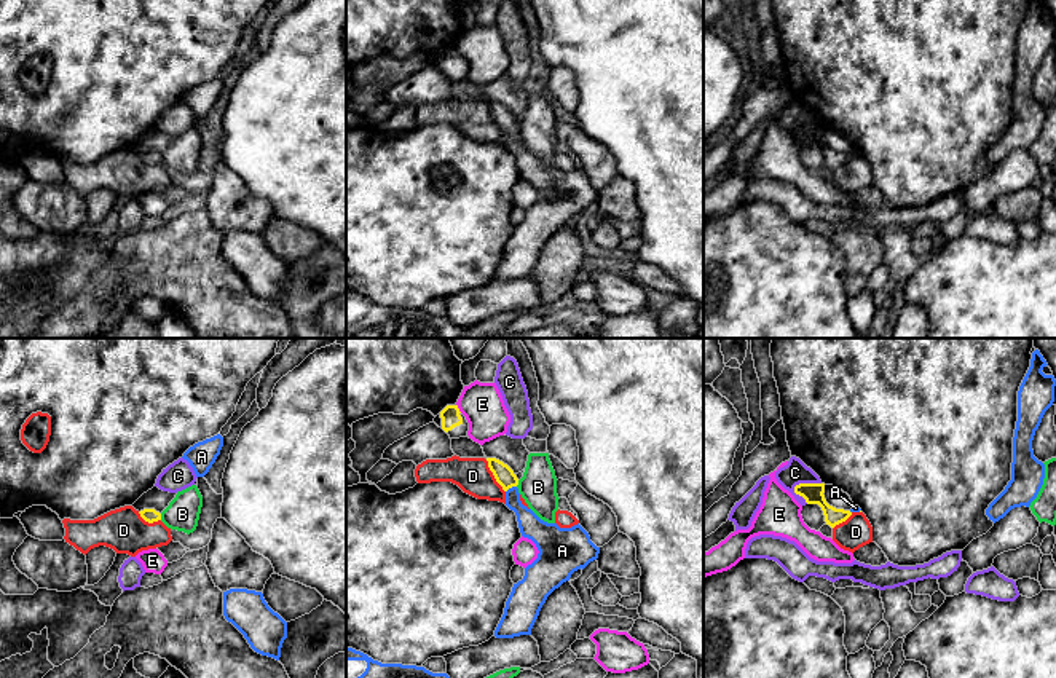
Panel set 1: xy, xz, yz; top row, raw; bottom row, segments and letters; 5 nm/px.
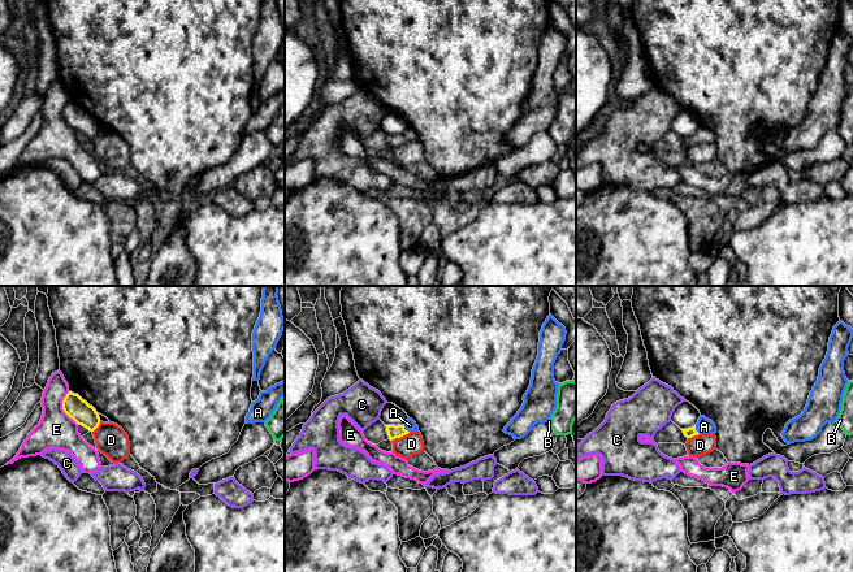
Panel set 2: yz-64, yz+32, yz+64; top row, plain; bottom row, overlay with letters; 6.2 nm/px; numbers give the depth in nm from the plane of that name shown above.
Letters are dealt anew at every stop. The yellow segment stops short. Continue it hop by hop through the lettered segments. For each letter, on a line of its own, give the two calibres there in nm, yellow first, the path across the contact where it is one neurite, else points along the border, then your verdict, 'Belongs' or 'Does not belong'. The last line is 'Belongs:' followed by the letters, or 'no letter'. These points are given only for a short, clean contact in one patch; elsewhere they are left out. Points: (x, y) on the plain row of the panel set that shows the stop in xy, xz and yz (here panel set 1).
A: Thickness 100 nm (yellow) against 120 nm. Path across: xz (504, 118), (511, 130), (512, 144), (531, 169). Belongs
B: Thickness 70 nm (yellow) against 170 nm. Boundary: xy (160, 157), (161, 161). Does not belong
C: Thickness 100 nm (yellow) against 120 nm. Does not belong
D: Thickness 100 nm (yellow) against 180 nm. Boundary: xz (485, 102), (495, 123), (504, 134). Does not belong
E: Thickness 100 nm (yellow) against 220 nm. Boundary: xz (457, 47), (461, 55). Does not belong
Belongs: A

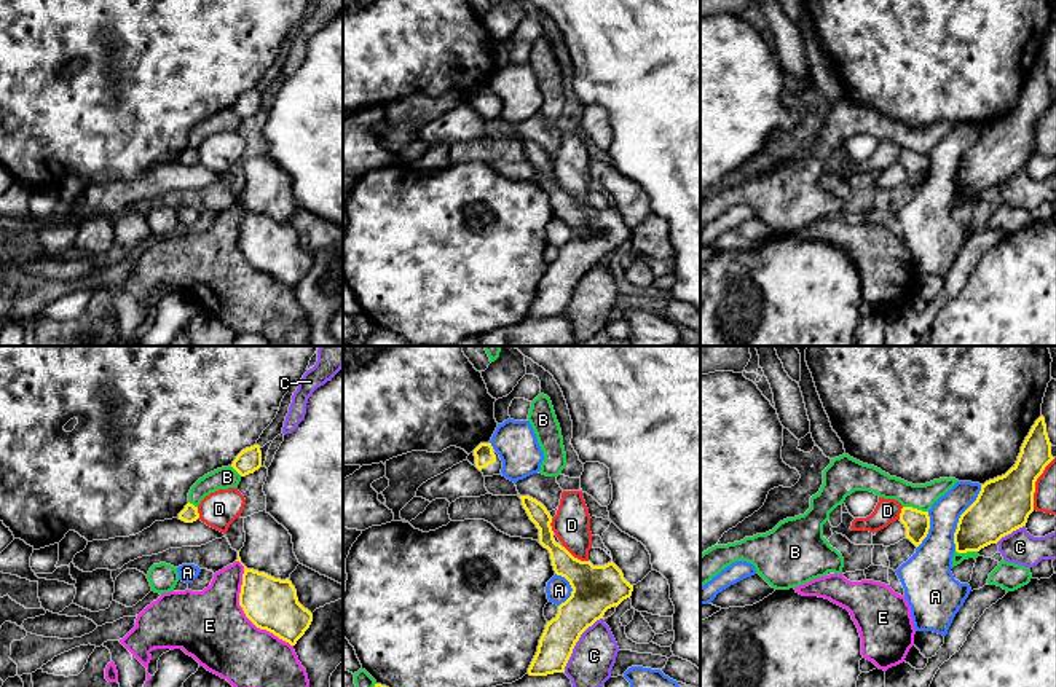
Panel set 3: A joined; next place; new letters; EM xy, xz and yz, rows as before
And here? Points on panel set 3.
A: Thickness 280 nm (yellow) against 190 nm. Does not belong
B: Thickness 130 nm (yellow) against 130 nm. Does not belong
C: Thickness 220 nm (yellow) against 220 nm. Boundary: xz (602, 260), (581, 278), (563, 314). Does not belong
D: Thickness 240 nm (yellow) against 190 nm. Does not belong
E: Thickness 260 nm (yellow) against 360 nm. Does not belong
Belongs: no letter

